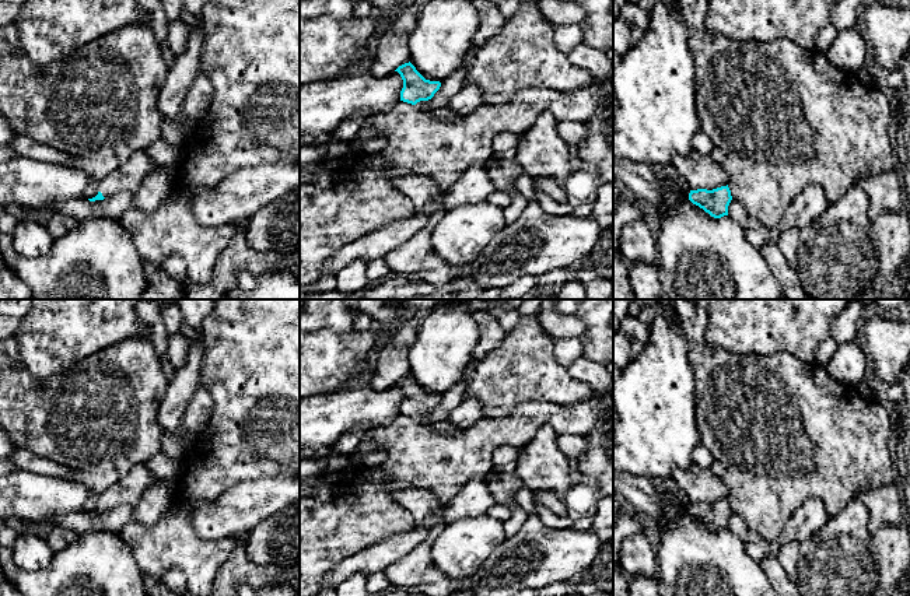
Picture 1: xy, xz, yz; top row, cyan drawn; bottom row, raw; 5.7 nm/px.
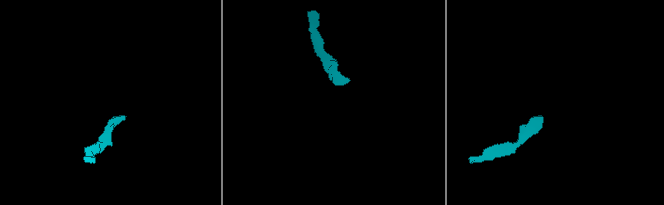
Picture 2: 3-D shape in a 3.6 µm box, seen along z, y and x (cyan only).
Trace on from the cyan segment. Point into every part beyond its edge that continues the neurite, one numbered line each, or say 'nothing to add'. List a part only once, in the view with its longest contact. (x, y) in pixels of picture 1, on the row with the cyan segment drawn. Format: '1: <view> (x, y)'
1: xz (443, 112)

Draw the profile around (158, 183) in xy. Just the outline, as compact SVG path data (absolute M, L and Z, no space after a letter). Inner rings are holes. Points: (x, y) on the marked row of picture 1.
M157 165L134 193L134 208L151 214L169 196L175 186L176 168Z

